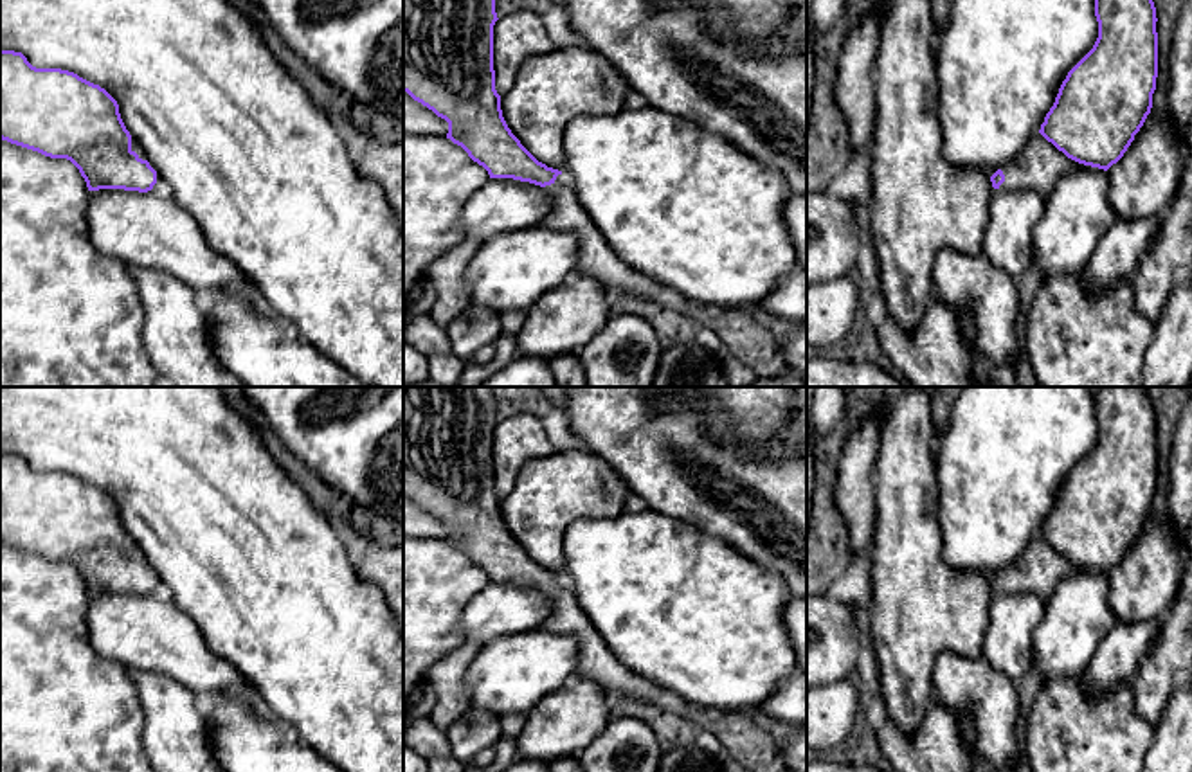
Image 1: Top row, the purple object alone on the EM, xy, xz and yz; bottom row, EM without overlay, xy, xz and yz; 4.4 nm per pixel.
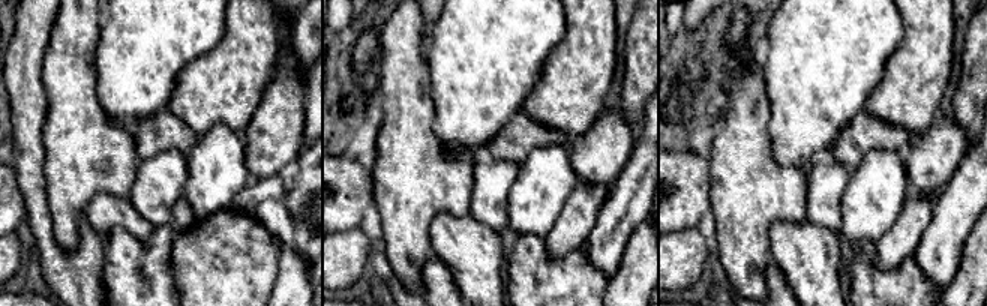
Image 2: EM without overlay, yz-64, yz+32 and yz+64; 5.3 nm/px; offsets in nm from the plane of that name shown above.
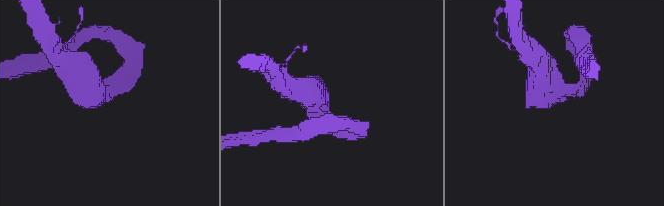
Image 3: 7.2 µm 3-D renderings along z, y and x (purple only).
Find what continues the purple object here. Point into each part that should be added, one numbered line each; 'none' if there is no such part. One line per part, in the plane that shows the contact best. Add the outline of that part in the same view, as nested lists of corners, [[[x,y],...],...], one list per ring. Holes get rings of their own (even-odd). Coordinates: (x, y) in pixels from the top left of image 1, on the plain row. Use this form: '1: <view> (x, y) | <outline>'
1: yz (1039, 569) | [[[1035,536],[1014,563],[1001,569],[1005,585],[999,588],[999,594],[1030,592],[1046,603],[1055,587],[1080,569],[1041,536]]]

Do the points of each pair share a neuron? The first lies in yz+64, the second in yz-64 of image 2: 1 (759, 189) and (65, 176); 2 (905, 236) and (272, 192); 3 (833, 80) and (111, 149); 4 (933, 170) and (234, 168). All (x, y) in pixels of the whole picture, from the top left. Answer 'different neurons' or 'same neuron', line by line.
1: same neuron
2: same neuron
3: different neurons
4: different neurons

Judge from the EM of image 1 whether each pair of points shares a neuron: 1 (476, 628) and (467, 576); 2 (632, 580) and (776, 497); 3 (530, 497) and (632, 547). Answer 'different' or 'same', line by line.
1: different
2: different
3: different

